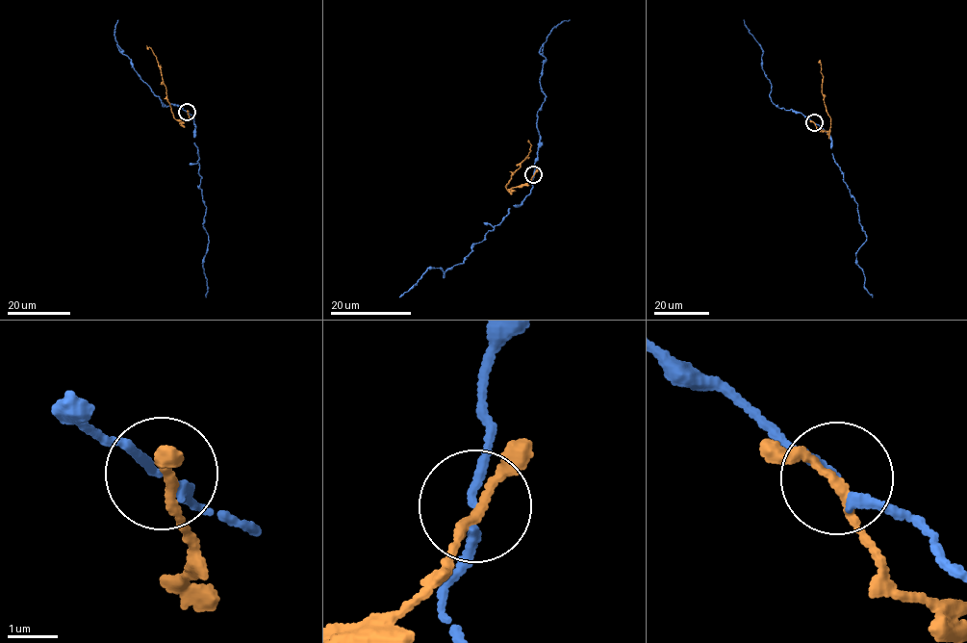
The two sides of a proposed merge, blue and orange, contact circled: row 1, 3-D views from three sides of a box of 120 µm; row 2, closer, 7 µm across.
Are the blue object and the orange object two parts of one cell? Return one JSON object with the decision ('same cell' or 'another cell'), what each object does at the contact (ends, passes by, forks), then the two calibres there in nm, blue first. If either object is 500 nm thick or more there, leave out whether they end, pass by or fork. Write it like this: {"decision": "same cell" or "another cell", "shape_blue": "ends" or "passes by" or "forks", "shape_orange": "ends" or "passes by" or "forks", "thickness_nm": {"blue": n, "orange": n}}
{"decision": "another cell", "shape_blue": "passes by", "shape_orange": "passes by", "thickness_nm": {"blue": 160, "orange": 160}}

